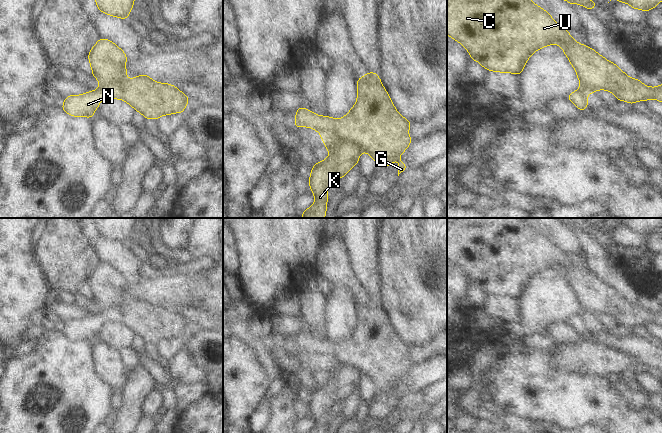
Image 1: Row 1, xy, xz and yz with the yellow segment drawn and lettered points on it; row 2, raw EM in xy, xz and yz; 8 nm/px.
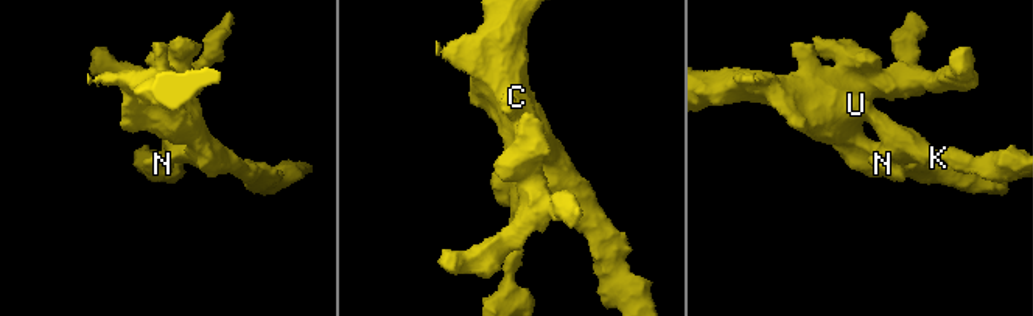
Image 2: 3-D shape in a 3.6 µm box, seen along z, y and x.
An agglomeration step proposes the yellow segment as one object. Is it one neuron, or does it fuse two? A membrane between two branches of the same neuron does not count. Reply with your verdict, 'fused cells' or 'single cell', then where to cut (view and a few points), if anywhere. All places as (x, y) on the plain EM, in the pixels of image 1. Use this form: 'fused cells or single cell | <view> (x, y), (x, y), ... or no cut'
single cell | no cut

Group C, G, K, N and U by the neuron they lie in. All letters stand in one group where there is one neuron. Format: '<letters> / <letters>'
C G K N U

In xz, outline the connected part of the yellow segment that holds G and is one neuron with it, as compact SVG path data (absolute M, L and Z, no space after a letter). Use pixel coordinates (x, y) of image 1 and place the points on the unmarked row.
M368 296L357 304L357 325L342 342L319 340L300 331L295 339L295 351L309 351L321 358L330 379L322 386L316 386L311 392L309 410L315 420L315 427L308 433L327 433L328 411L335 403L343 402L359 385L362 376L368 377L377 390L385 392L395 384L399 387L398 400L408 391L399 380L408 372L412 362L408 359L411 346L402 341L393 329L381 303L374 296Z

